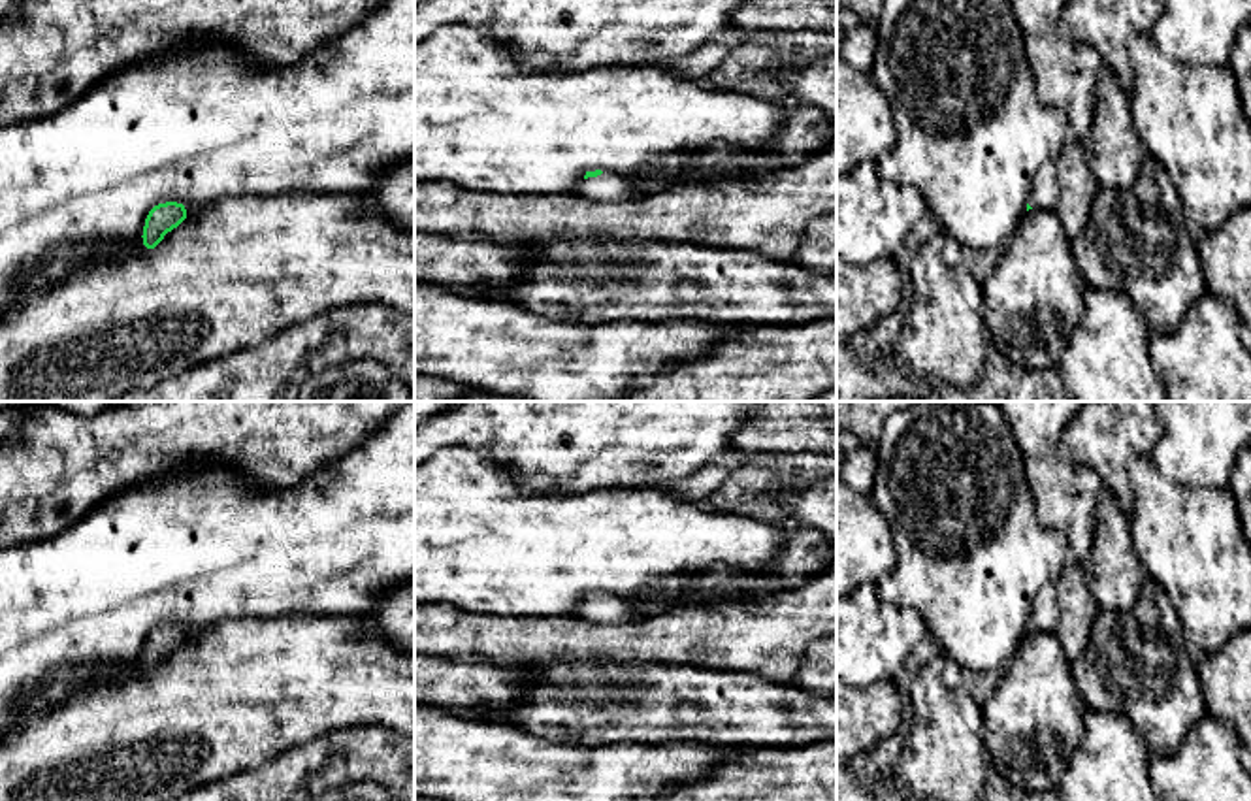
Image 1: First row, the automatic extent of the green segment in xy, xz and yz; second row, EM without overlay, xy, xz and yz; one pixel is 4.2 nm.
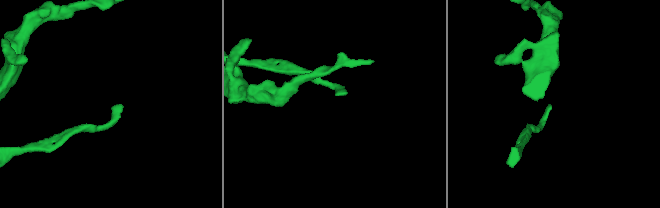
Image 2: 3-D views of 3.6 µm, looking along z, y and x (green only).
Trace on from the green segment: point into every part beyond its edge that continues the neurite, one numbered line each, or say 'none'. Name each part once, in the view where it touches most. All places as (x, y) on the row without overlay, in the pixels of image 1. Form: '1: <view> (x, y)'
1: xz (607, 609)

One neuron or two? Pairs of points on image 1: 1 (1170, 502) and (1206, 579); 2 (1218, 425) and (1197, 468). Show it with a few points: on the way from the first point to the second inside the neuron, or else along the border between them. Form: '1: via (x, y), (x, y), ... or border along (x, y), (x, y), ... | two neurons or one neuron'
1: via (1170, 521), (1202, 560) | one neuron
2: via (1206, 436), (1197, 449), (1197, 457) | one neuron

